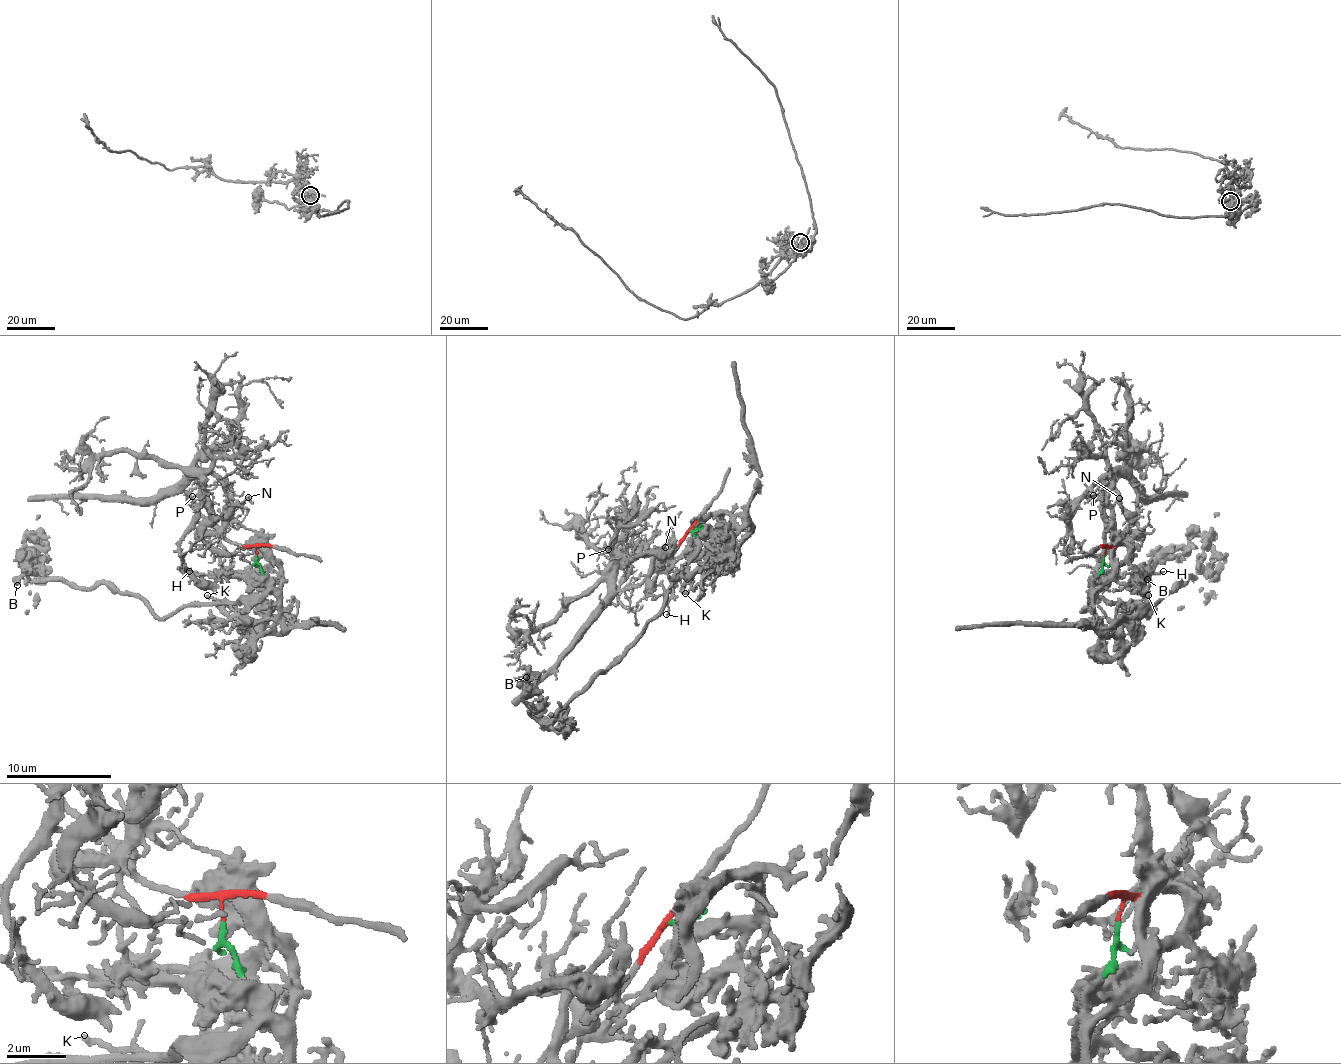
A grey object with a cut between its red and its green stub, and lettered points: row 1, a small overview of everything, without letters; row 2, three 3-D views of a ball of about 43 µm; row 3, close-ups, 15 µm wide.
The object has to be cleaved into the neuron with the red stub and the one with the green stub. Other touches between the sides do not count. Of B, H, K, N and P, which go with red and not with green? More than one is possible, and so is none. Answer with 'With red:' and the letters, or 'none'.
With red: N, P

